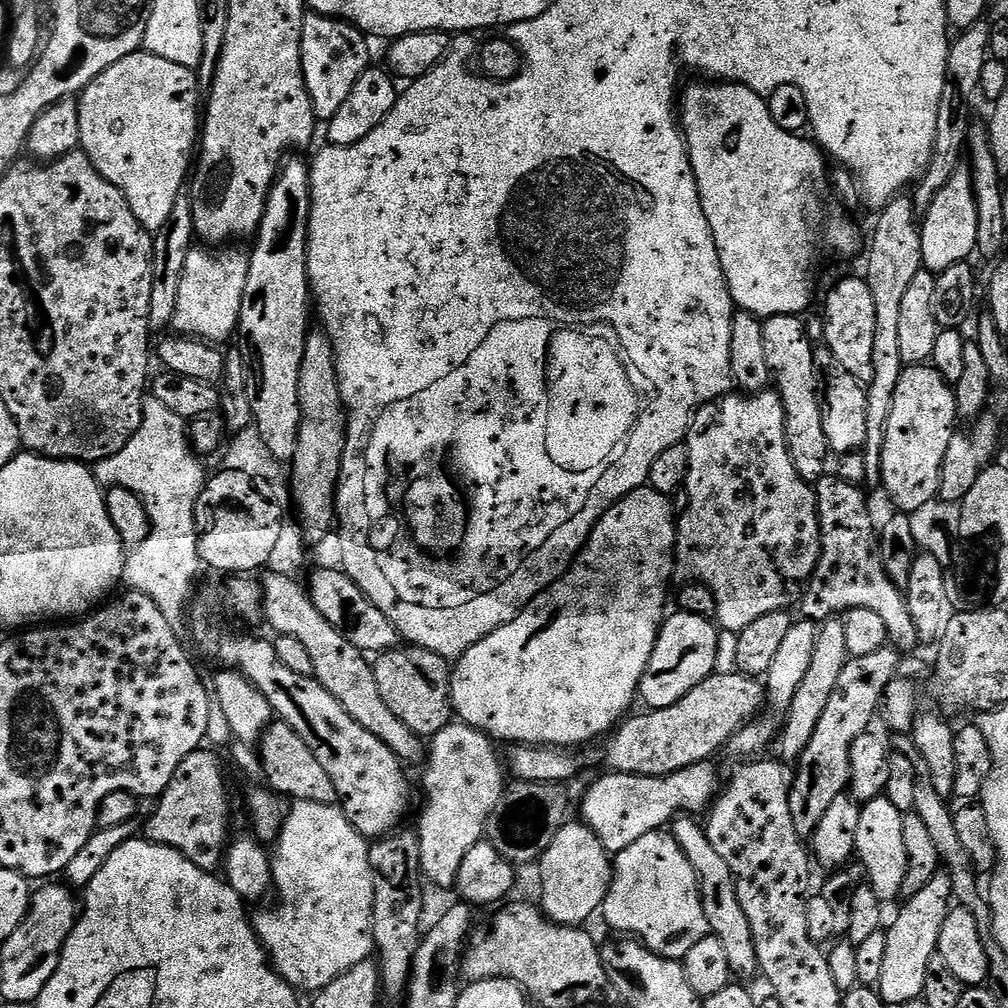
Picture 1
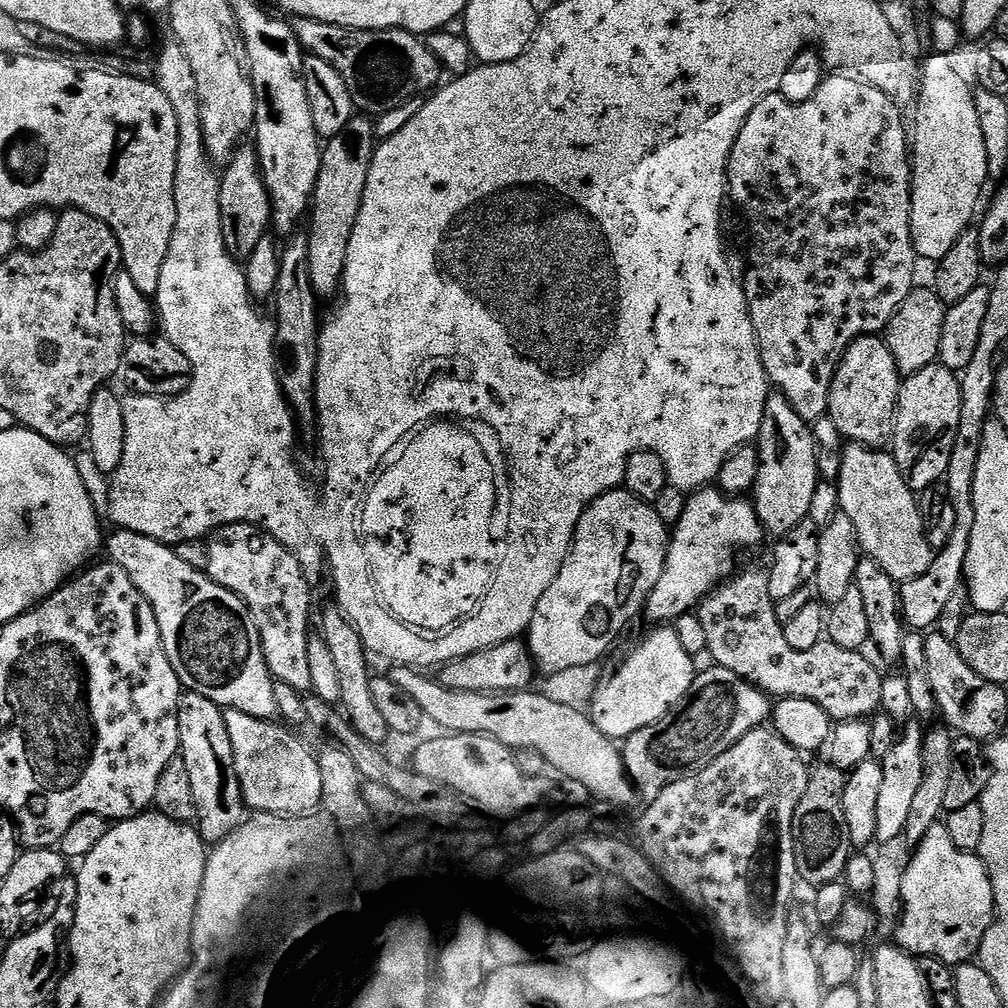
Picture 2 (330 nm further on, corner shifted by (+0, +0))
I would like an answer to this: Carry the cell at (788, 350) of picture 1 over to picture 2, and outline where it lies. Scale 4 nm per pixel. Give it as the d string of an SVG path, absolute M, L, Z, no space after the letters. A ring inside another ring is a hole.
M780 390L773 391L766 402L766 410L762 418L758 447L760 450L760 473L756 479L754 500L758 505L759 515L773 537L785 536L794 526L798 526L812 514L814 494L821 491L820 456L816 453L816 436L811 432L809 421L800 416L798 410Z

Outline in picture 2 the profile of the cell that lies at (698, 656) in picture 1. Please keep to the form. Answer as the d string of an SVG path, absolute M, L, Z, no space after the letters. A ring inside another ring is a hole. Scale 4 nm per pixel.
M656 626L652 633L637 646L636 652L632 652L624 660L624 665L613 674L612 677L605 679L596 689L595 696L590 701L590 715L595 720L596 725L604 730L607 735L613 738L627 738L637 732L639 728L645 728L650 722L658 722L686 690L694 683L698 675L698 667L694 661L693 653L686 650L684 640L680 633L672 626Z

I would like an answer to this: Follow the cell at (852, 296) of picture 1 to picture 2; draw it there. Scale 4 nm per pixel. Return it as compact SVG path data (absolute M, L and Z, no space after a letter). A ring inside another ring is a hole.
M880 334L859 336L840 359L840 365L834 374L834 382L830 390L827 415L832 416L837 430L842 435L849 436L847 438L849 441L869 446L883 445L883 440L887 436L889 439L896 427L896 410L900 406L901 383L902 377L894 360L894 354L890 352L887 339Z

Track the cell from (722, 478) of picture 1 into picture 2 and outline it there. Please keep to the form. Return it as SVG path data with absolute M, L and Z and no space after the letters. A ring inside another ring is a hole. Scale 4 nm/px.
M705 486L699 490L693 491L691 495L689 495L688 501L686 502L686 510L682 510L682 518L677 522L677 524L675 524L670 532L670 539L668 541L668 557L664 563L664 573L662 574L662 578L658 578L654 590L648 596L646 616L648 612L649 618L656 620L652 622L675 622L675 620L677 620L679 616L683 616L685 612L695 609L713 588L721 582L728 580L729 577L737 571L736 555L738 555L739 552L744 552L747 548L756 548L763 542L764 536L766 537L766 528L762 523L761 517L758 515L757 505L753 503L751 499L748 499L749 501L744 499L748 498L745 498L740 494L729 494L716 486Z

